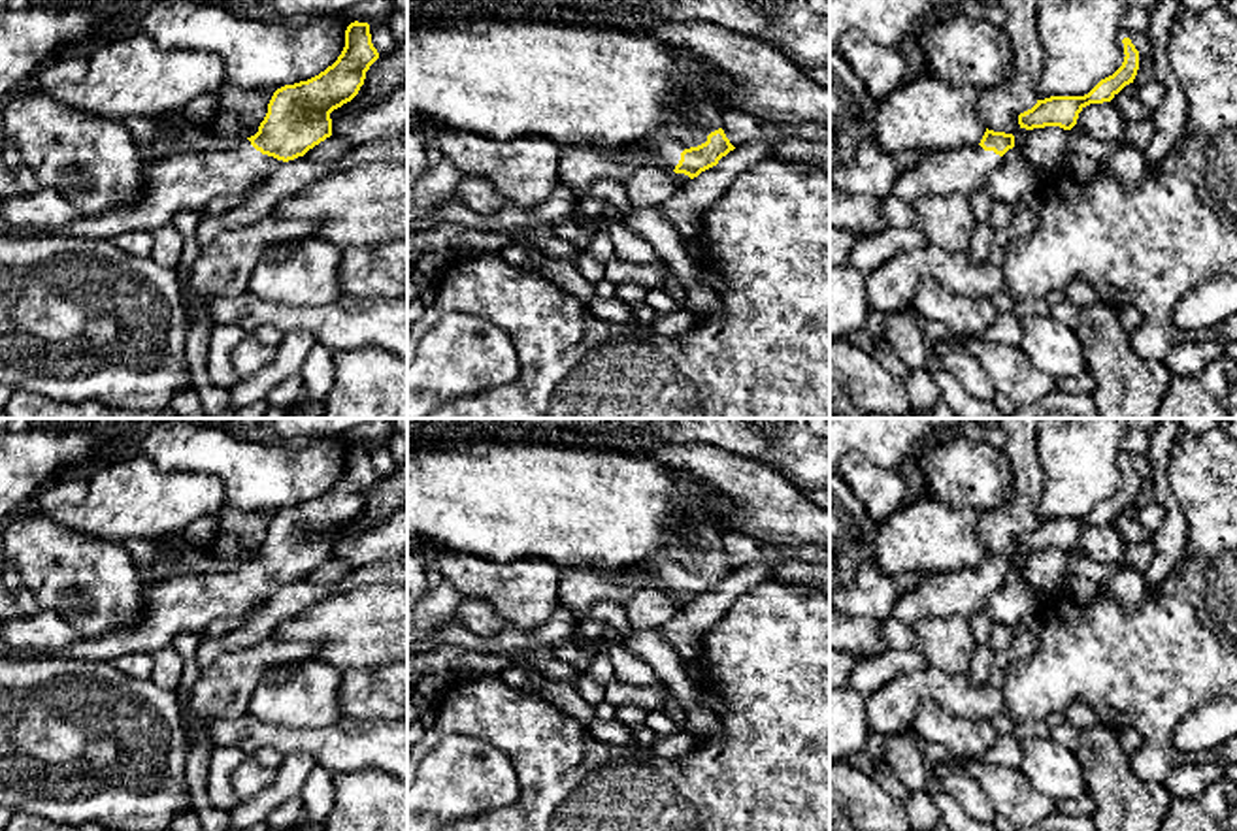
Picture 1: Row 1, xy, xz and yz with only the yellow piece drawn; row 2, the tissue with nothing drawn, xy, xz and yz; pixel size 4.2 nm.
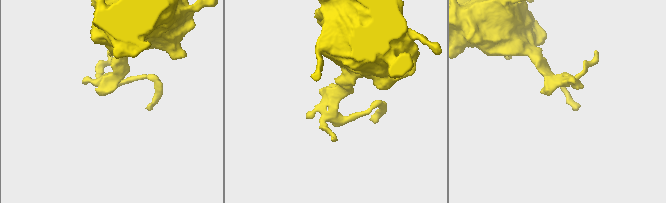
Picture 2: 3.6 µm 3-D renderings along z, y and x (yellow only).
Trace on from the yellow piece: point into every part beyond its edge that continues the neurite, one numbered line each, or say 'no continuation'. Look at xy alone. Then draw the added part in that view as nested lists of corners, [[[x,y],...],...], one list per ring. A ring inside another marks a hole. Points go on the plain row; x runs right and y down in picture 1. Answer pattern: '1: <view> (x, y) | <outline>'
1: xy (191, 602) | [[[247,560],[228,573],[185,573],[147,586],[141,620],[102,637],[74,641],[58,650],[23,650],[36,658],[55,654],[60,658],[111,661],[124,654],[155,652],[170,646],[183,631],[204,631],[221,618],[249,616],[262,607],[283,582],[262,577]]]

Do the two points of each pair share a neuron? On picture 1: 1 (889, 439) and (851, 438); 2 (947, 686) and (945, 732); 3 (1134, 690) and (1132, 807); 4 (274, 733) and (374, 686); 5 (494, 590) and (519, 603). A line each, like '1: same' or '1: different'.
1: same
2: different
3: different
4: different
5: same

